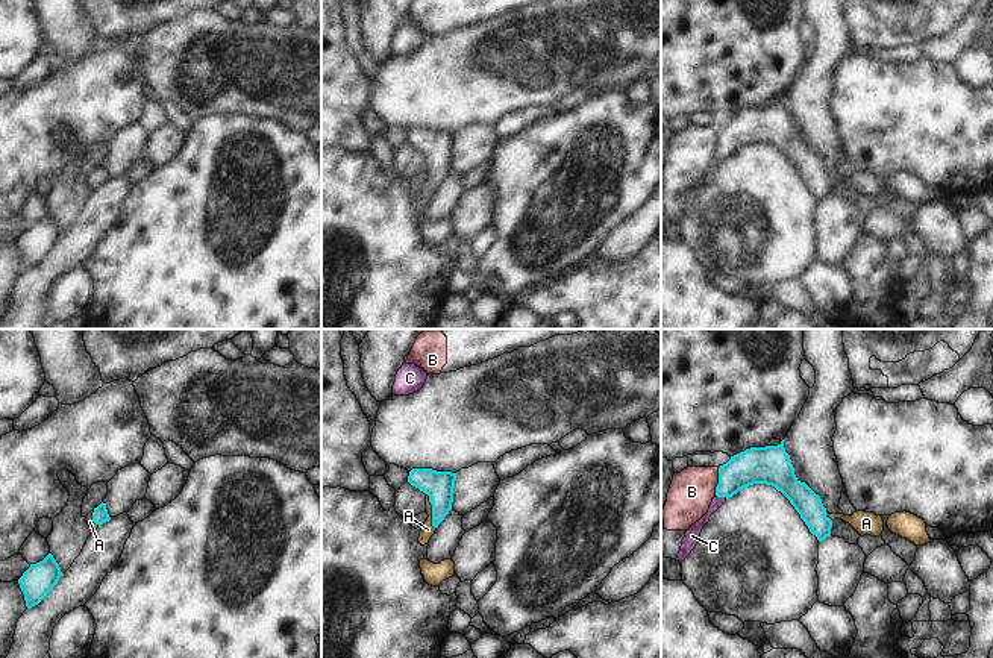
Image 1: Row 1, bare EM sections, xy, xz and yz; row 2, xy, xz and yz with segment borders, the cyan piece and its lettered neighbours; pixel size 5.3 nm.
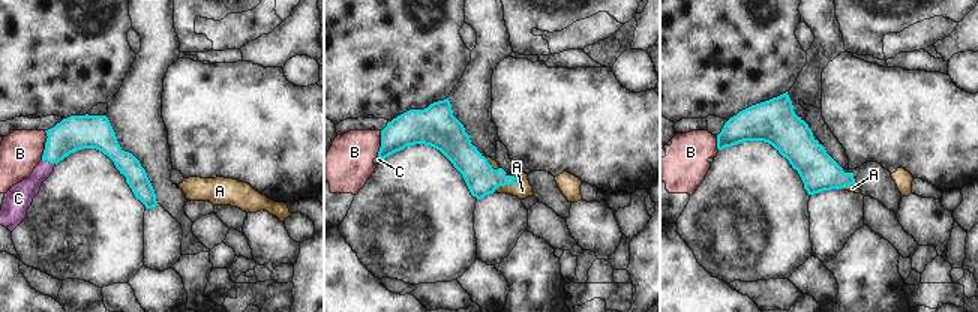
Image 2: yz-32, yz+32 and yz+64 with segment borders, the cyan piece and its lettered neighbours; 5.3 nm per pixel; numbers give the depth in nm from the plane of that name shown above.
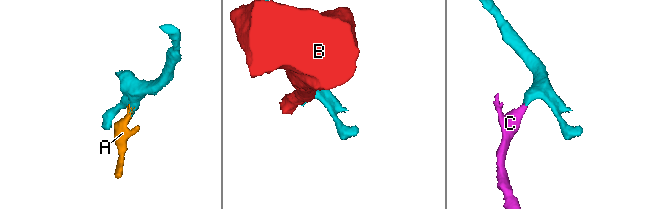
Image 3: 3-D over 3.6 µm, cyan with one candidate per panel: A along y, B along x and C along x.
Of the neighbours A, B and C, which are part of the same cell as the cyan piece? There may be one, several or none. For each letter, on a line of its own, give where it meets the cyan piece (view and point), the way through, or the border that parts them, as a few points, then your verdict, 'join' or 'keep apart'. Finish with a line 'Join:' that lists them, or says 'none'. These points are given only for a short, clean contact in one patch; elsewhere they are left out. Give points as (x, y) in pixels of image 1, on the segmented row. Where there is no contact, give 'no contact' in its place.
A: contact xz (432, 511); way xz (438, 485), (438, 505), (432, 511), (432, 522), (428, 529); join
B: contact yz (719, 481); border yz (719, 467), (719, 482), (714, 495); keep apart
C: contact yz (722, 496); way yz (757, 464), (751, 466), (722, 496), (693, 532); join
Join: A, C

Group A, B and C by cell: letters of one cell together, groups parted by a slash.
A C / B

